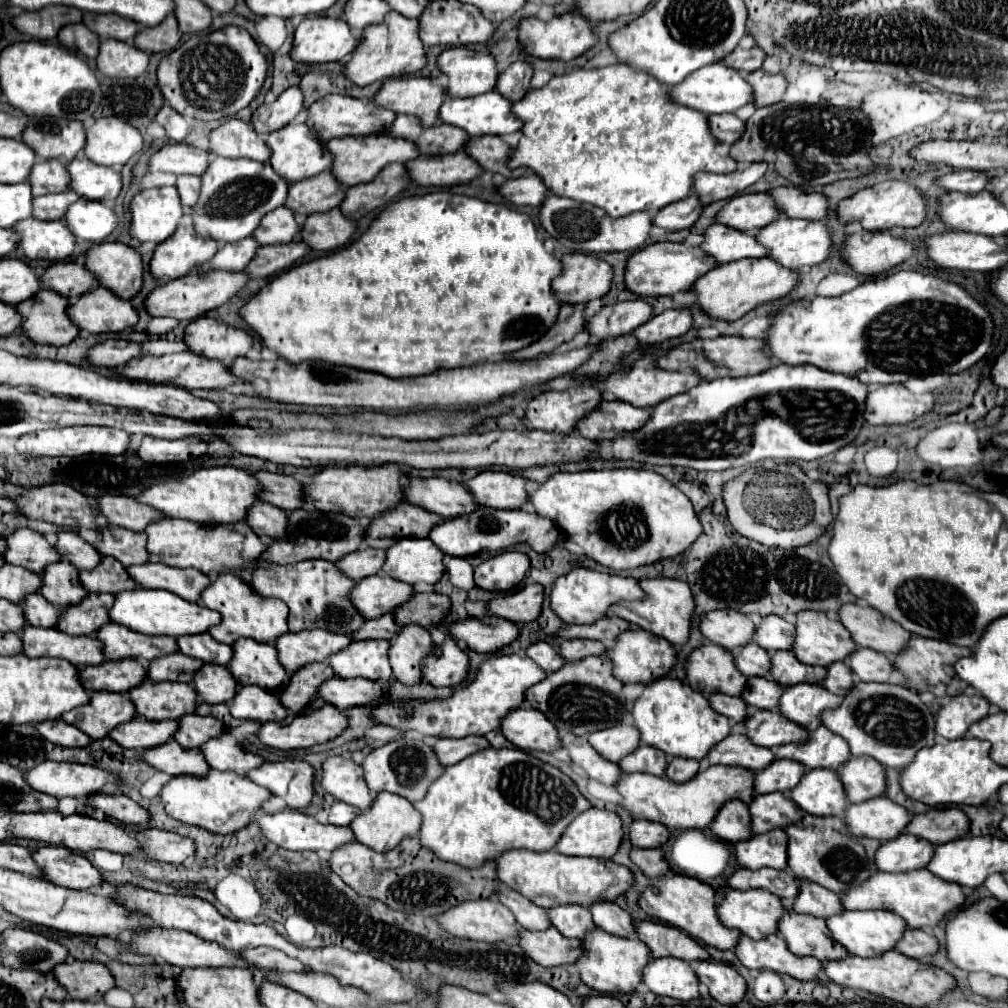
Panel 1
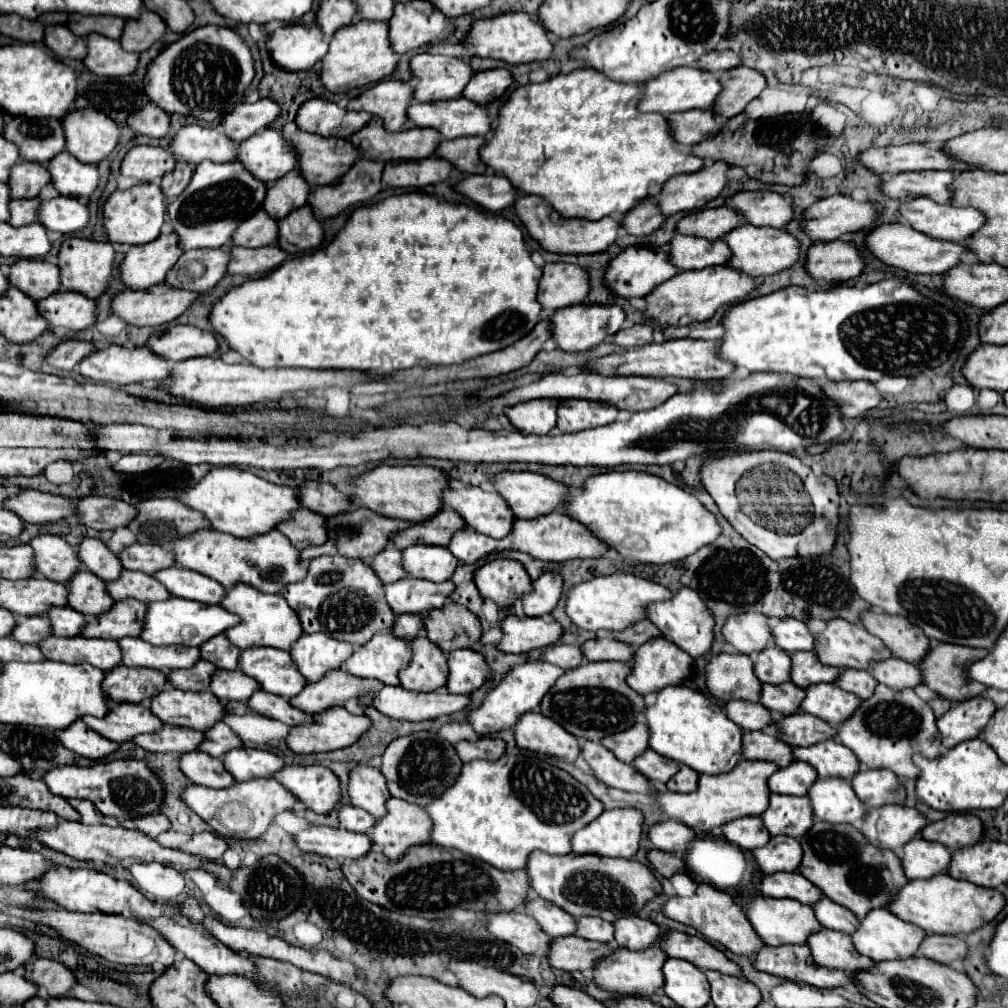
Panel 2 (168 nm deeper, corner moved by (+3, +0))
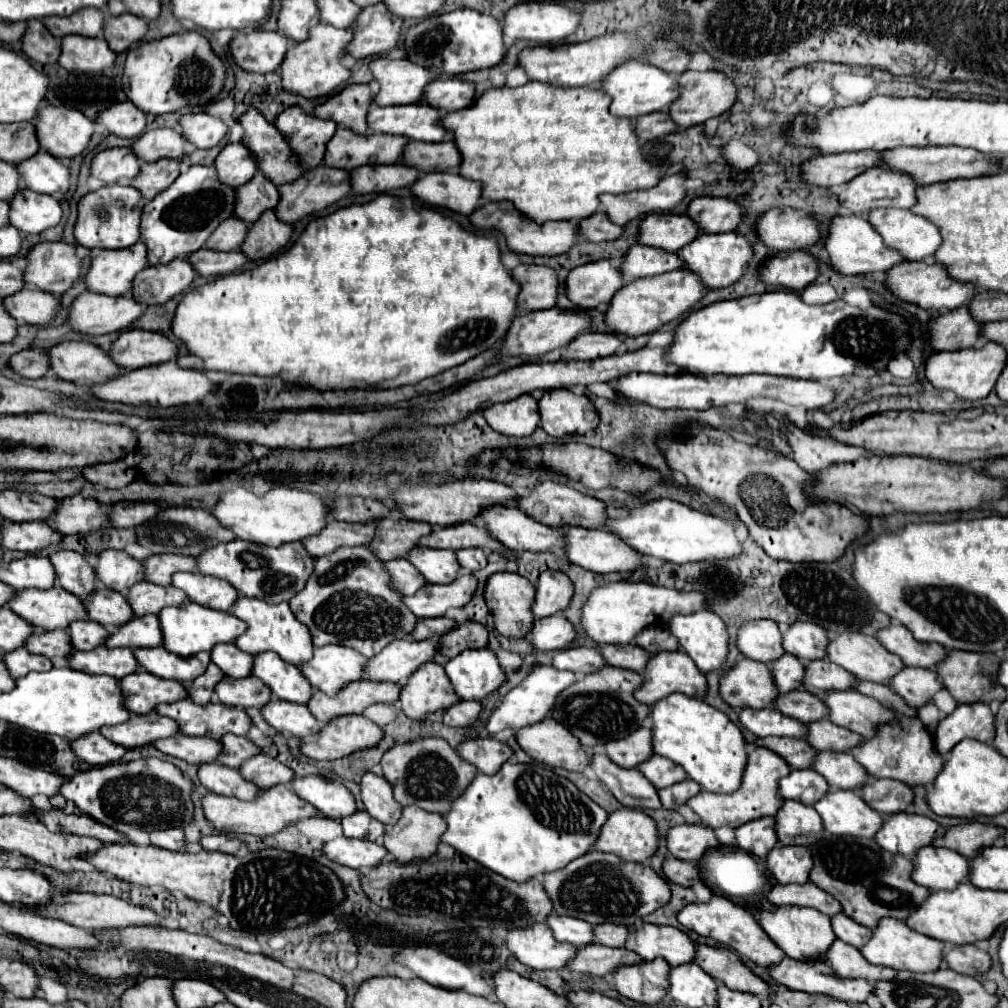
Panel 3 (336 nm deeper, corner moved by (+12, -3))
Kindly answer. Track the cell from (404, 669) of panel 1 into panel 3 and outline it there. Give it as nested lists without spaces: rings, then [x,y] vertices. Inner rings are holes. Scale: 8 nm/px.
[[[436,661],[422,663],[400,689],[400,705],[412,719],[422,719],[422,715],[442,711],[458,701],[458,695],[454,695],[454,689],[446,679],[444,667]]]

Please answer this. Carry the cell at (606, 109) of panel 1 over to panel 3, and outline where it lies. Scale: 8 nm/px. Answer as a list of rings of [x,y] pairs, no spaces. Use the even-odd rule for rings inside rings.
[[[530,81],[522,87],[488,89],[466,111],[446,113],[446,127],[454,131],[454,141],[462,151],[460,175],[480,181],[484,199],[512,201],[518,211],[530,215],[536,223],[546,221],[582,221],[598,211],[598,197],[604,193],[620,195],[636,189],[654,187],[672,167],[670,163],[652,165],[638,143],[634,125],[626,117],[614,117],[608,111],[610,95],[596,87],[556,87],[552,83]]]

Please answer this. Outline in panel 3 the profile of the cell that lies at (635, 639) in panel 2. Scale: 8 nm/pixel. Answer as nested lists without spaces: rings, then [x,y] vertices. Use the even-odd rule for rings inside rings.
[[[646,627],[642,629],[636,637],[634,643],[638,647],[642,647],[646,653],[654,655],[658,651],[672,651],[678,649],[678,641],[670,635],[670,631],[666,631],[664,627]]]

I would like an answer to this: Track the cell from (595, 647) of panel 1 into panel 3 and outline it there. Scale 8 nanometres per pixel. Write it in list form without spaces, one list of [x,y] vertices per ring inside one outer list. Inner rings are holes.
[[[604,645],[600,647],[600,655],[608,665],[632,669],[632,671],[642,671],[642,667],[646,665],[646,659],[650,659],[646,651],[634,645]]]

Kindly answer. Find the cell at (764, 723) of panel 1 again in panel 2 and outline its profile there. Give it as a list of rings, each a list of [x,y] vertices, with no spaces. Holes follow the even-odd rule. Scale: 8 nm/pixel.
[[[797,712],[777,722],[777,736],[789,746],[811,746],[835,738],[835,726],[817,716]]]

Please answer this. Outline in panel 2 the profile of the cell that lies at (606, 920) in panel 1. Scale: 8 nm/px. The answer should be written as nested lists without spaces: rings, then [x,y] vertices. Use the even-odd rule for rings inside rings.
[[[631,916],[631,918],[619,918],[615,922],[615,940],[623,948],[645,950],[649,946],[659,944],[661,938],[663,938],[661,928],[651,920]]]

